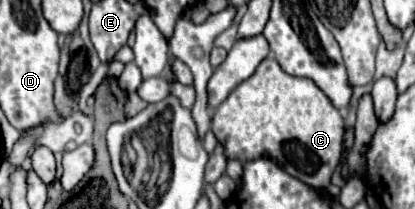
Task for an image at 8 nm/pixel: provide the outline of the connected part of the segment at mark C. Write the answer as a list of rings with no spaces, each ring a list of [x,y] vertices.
[[[266,57],[256,73],[242,81],[216,109],[212,115],[212,131],[224,145],[226,157],[242,163],[268,157],[290,175],[318,189],[330,185],[330,177],[342,157],[344,121],[340,111],[312,79],[284,73],[274,57]]]

